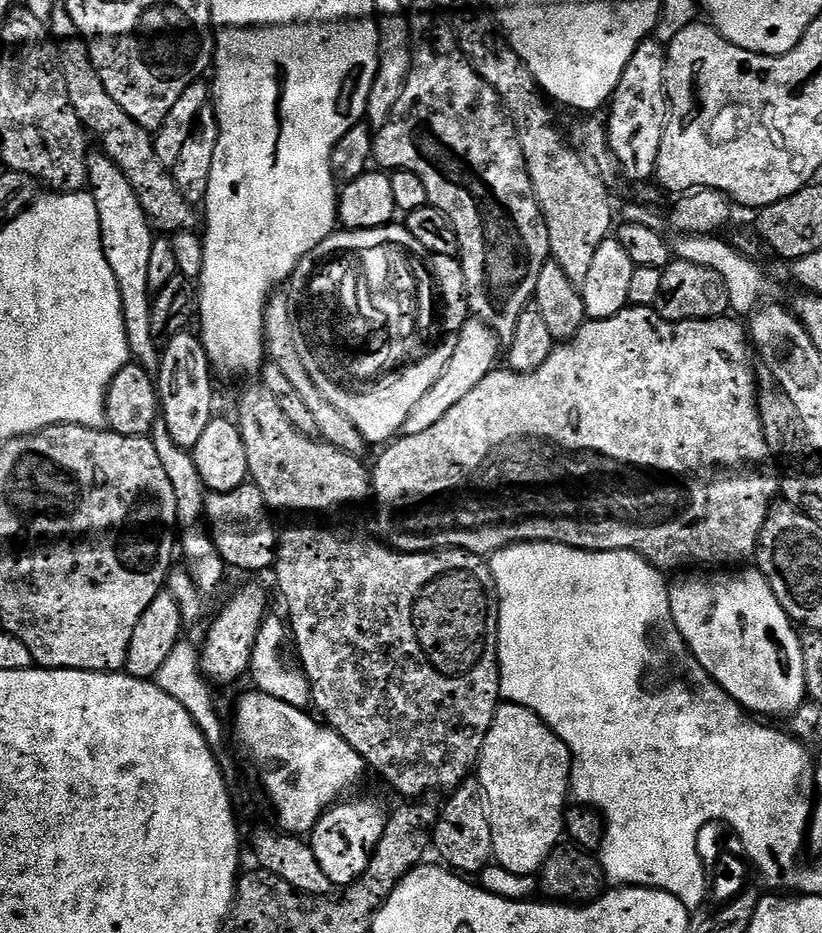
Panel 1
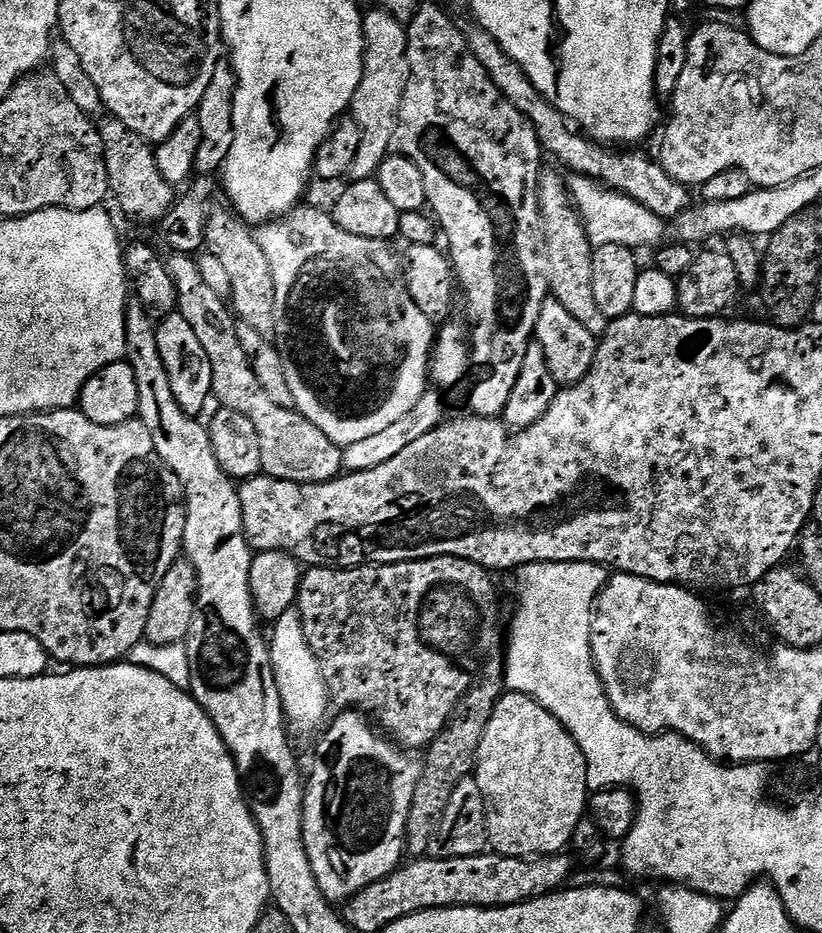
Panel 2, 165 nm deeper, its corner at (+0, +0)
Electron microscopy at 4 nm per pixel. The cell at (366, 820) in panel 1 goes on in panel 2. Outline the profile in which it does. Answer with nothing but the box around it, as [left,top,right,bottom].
[304,710,422,902]

